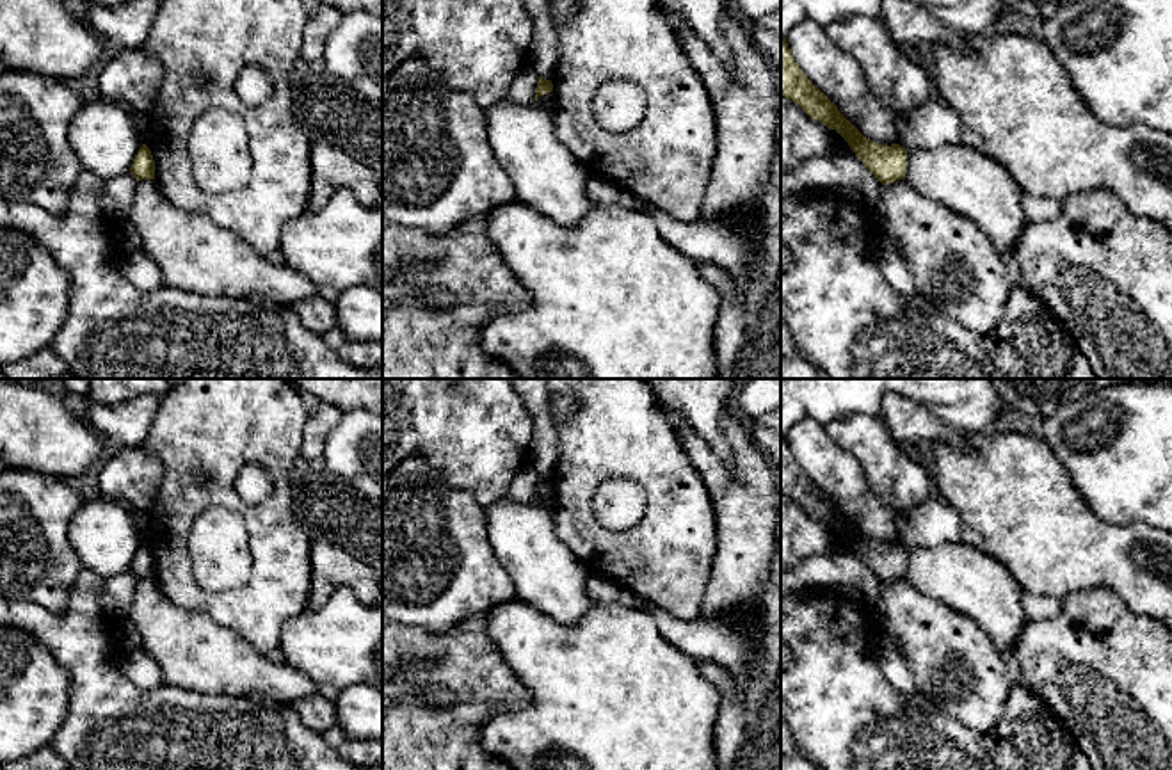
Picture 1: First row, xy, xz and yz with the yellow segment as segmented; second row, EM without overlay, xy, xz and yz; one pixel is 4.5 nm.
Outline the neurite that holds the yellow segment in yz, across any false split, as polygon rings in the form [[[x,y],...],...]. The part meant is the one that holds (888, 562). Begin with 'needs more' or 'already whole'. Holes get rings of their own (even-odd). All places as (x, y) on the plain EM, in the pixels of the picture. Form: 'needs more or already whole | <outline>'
already whole | [[[781,436],[781,493],[797,501],[809,516],[820,519],[829,528],[836,528],[882,583],[905,578],[905,546],[900,542],[877,542],[866,537],[802,471],[788,446],[786,436]]]

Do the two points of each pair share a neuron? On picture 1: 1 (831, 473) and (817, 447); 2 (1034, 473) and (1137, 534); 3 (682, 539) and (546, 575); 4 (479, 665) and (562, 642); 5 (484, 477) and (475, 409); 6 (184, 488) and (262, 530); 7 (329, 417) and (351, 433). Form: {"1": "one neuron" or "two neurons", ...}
{"1": "one neuron", "2": "one neuron", "3": "two neurons", "4": "two neurons", "5": "one neuron", "6": "one neuron", "7": "two neurons"}

